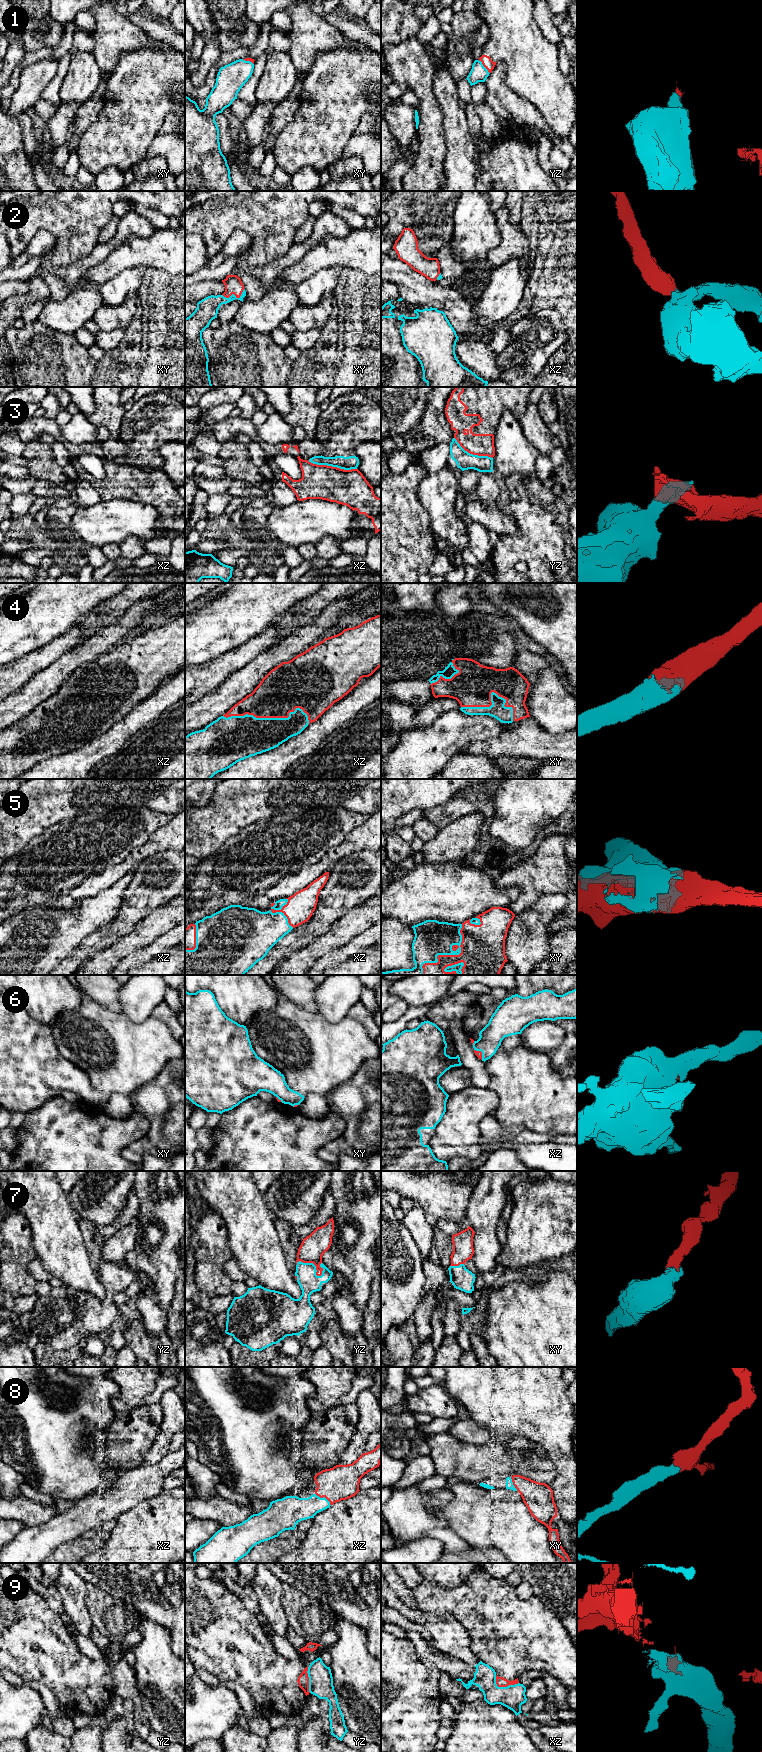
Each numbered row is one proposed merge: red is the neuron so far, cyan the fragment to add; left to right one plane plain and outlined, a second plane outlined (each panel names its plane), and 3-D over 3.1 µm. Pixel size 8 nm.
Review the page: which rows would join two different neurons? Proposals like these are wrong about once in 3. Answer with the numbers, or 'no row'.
3, 9

